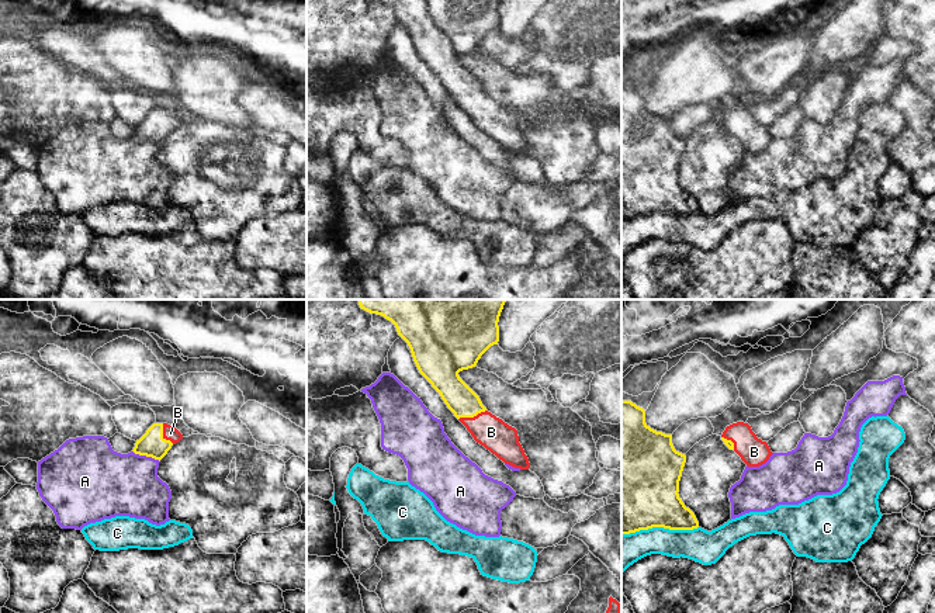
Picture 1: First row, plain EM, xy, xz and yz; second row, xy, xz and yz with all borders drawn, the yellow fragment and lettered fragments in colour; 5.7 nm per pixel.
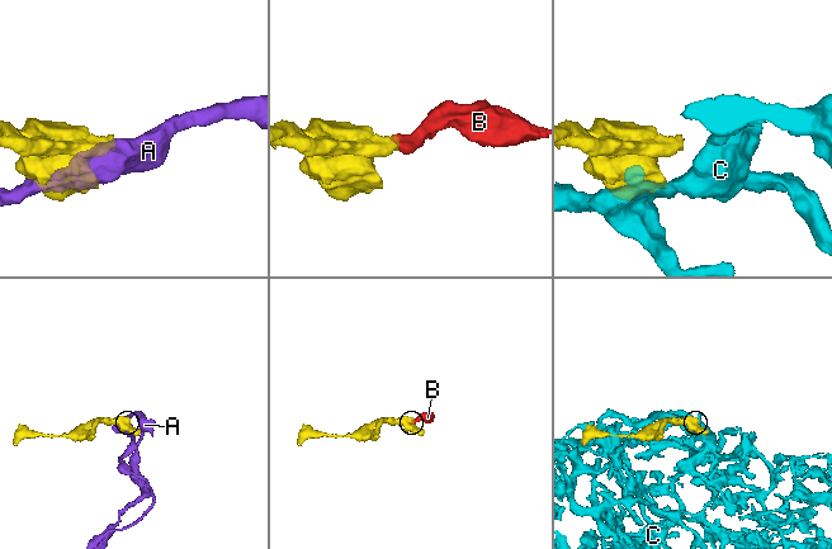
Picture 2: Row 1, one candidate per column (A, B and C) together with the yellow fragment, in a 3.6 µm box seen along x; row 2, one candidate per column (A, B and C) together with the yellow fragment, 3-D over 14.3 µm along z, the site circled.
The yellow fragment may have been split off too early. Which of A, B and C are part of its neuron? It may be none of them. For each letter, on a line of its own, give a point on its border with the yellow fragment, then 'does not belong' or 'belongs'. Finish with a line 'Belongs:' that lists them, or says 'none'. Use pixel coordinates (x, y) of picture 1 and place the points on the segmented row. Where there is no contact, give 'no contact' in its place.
A: meets yellow in xy at (146, 456); does not belong
B: meets yellow in xz at (471, 416); belongs
C: meets yellow in yz at (660, 526); does not belong
Belongs: B

